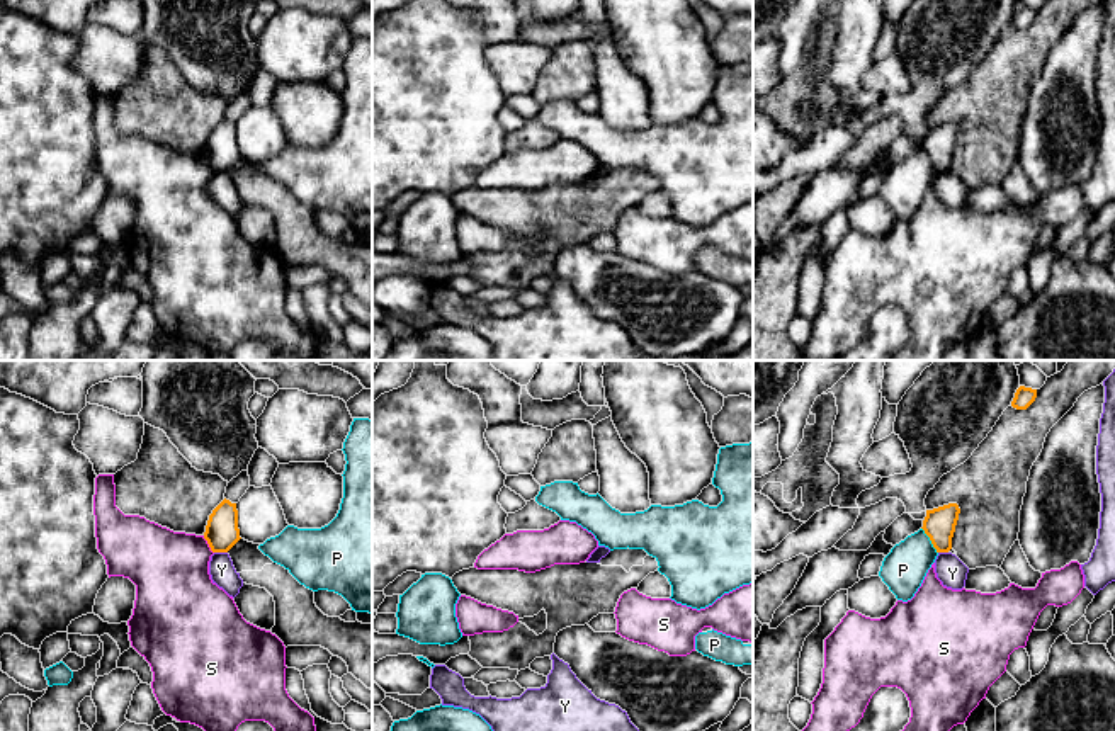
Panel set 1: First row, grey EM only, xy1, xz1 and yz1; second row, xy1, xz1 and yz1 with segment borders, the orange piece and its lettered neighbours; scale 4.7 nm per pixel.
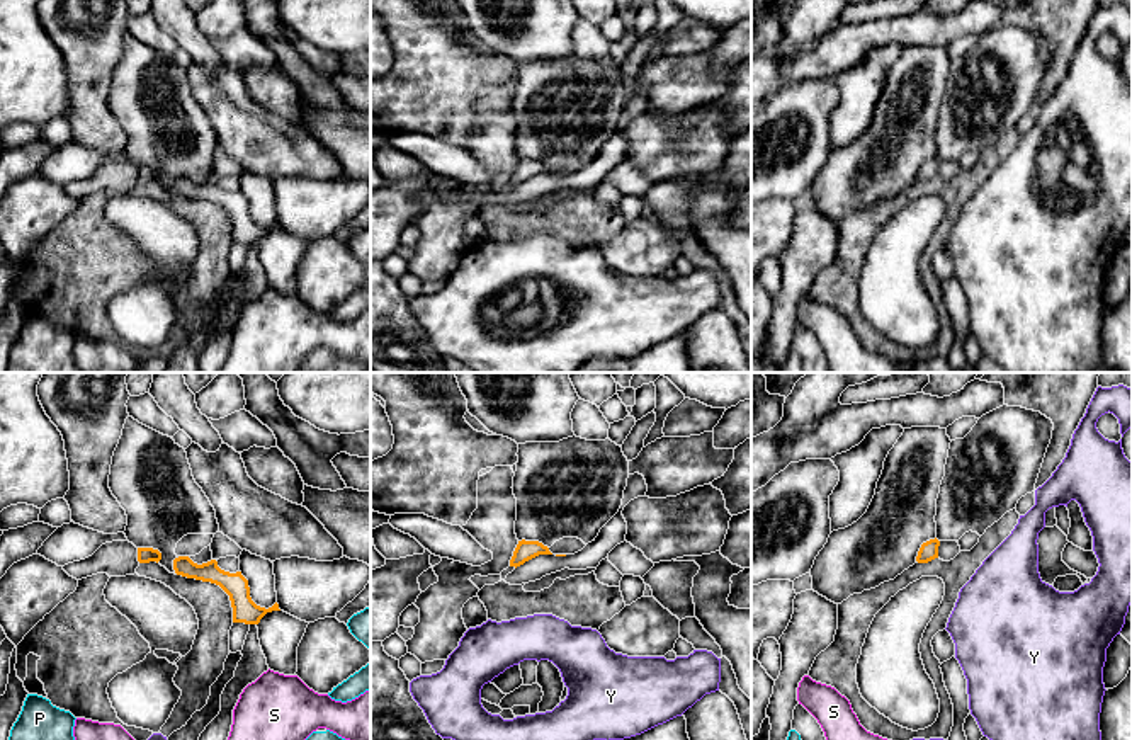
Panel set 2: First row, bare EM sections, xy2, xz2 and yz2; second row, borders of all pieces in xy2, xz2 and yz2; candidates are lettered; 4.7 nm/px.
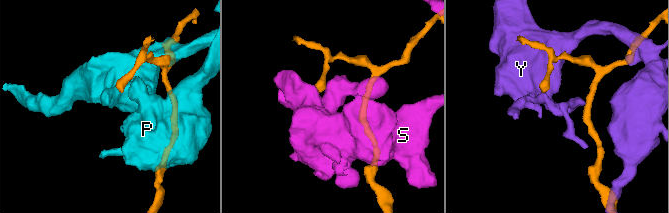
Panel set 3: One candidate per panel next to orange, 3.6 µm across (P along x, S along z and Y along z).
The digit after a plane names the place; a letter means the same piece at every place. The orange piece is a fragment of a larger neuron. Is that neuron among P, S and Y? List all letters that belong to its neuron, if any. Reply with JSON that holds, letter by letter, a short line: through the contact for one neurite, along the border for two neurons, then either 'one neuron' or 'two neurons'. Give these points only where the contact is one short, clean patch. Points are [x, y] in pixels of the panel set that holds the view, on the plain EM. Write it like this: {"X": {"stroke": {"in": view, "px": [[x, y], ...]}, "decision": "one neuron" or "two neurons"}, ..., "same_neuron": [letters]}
{"P": {"decision": "two neurons"}, "S": {"stroke": {"in": "xy1", "px": [[203, 155], [213, 172]]}, "decision": "two neurons"}, "Y": {"stroke": {"in": "xy1", "px": [[215, 170], [226, 172]]}, "decision": "two neurons"}, "same_neuron": []}

